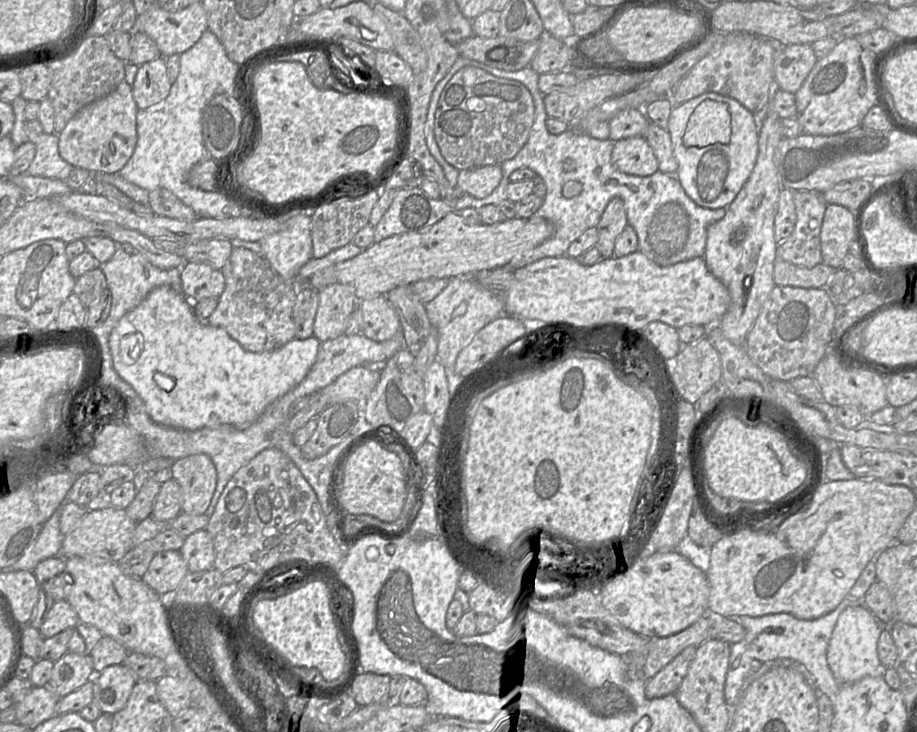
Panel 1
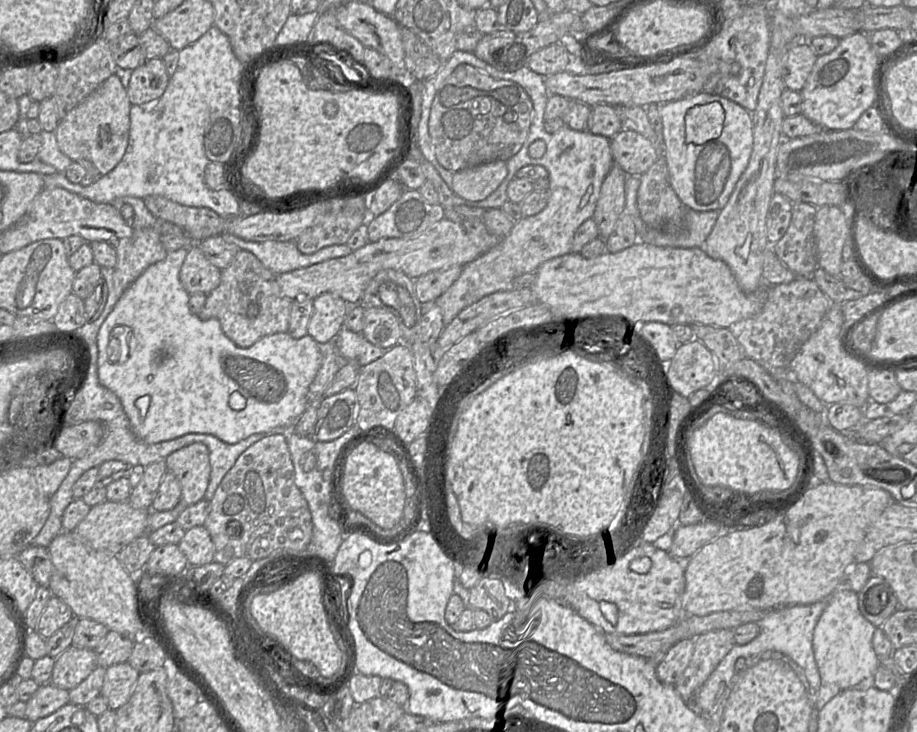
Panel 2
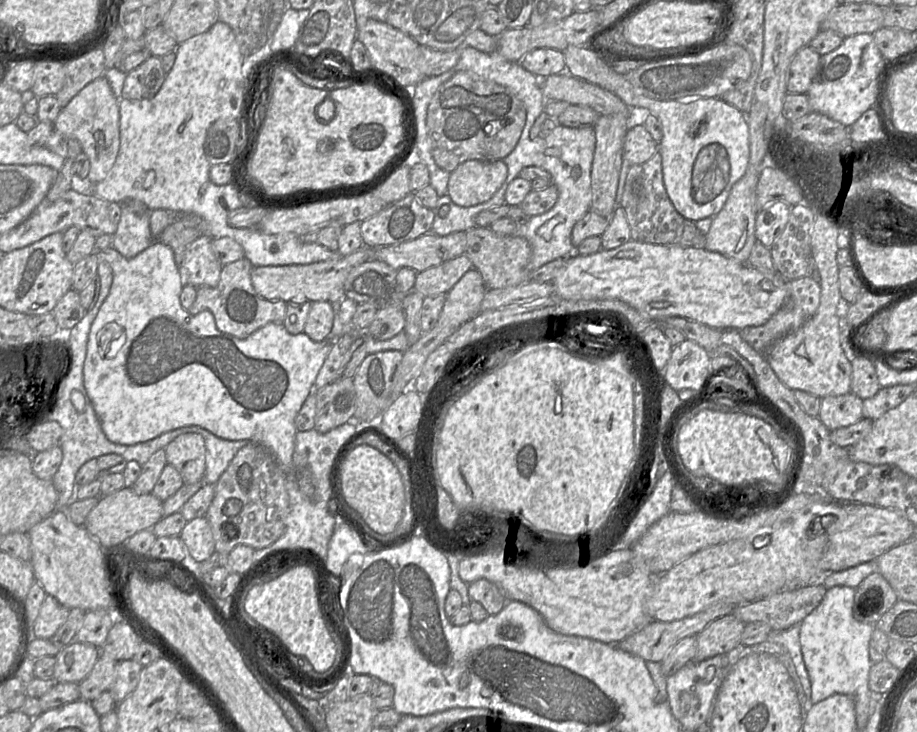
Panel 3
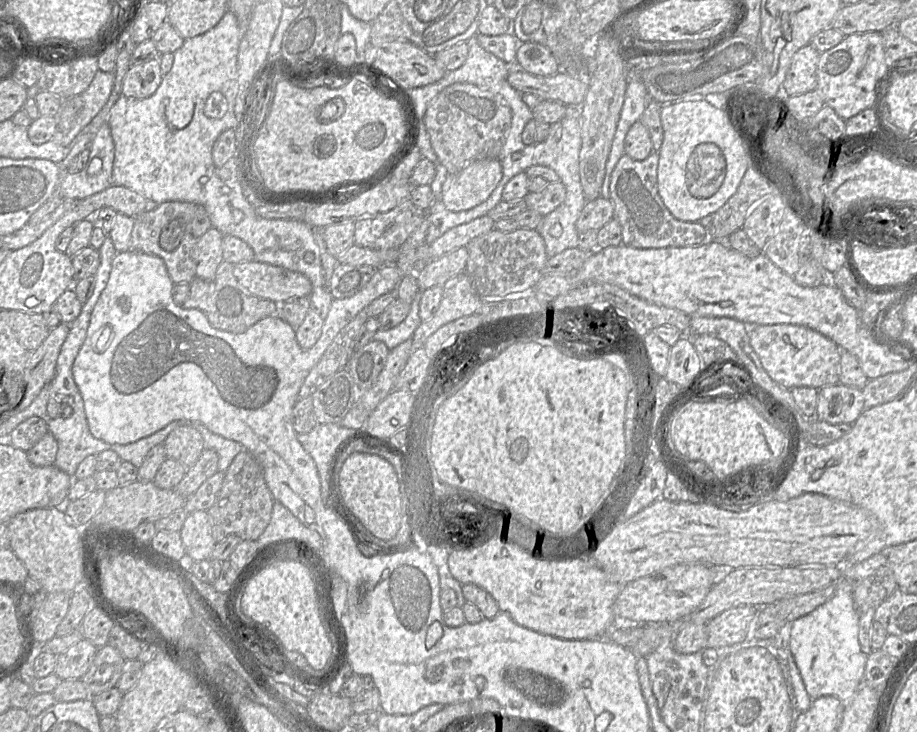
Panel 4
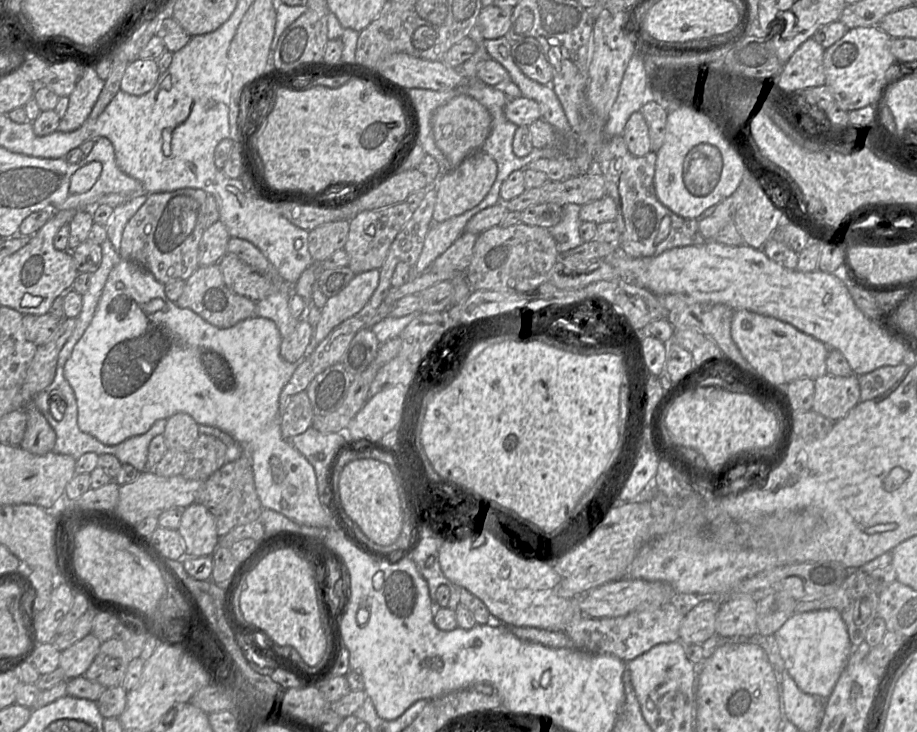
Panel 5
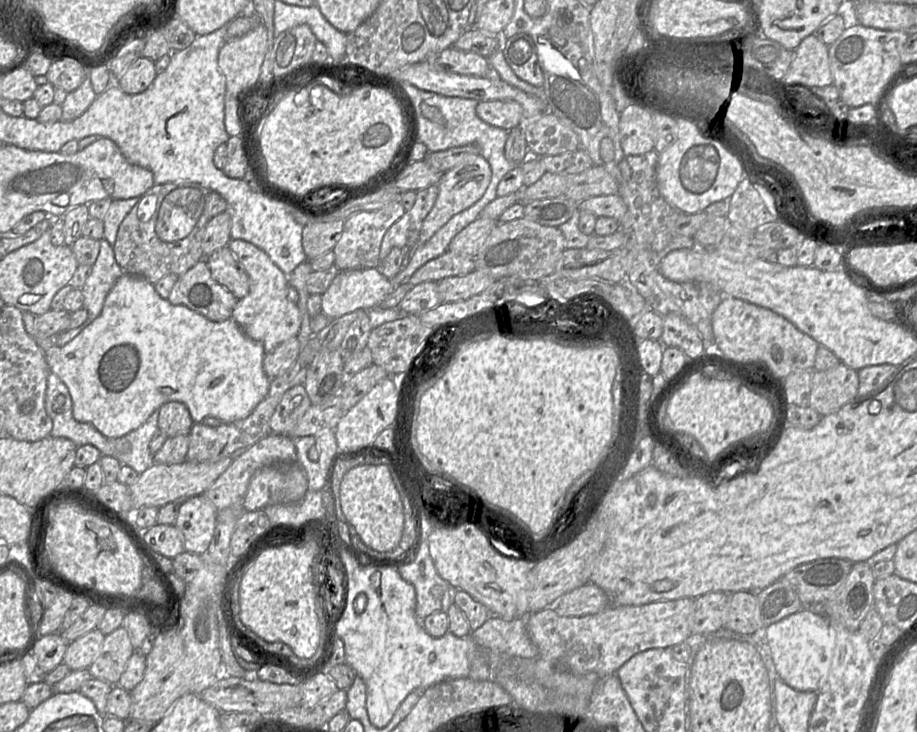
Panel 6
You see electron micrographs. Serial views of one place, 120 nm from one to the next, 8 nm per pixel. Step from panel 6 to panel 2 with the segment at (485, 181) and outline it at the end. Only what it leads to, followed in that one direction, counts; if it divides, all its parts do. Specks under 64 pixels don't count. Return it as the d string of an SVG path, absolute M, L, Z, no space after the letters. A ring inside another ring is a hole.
M496 160L453 173L453 193L468 201L481 201L500 186L508 170L506 161Z

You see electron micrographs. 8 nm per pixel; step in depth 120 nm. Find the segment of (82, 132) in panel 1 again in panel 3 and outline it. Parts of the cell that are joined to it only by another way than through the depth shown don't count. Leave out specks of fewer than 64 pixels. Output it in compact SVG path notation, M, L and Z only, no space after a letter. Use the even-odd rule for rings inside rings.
M105 76L88 83L70 102L61 108L53 123L54 129L67 139L76 139L90 161L87 180L91 184L103 181L115 163L120 147L119 100L114 96Z

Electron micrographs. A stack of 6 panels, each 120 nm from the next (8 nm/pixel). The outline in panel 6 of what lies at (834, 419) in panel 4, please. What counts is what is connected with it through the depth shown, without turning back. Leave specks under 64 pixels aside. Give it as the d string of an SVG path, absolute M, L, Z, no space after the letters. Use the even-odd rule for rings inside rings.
M843 363L836 367L812 371L809 406L821 416L838 412L858 394L858 371Z

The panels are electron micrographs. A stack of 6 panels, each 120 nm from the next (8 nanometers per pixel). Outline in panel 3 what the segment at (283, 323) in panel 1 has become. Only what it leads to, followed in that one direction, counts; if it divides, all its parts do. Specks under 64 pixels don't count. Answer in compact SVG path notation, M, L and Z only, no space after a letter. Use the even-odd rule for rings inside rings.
M242 258L222 267L219 283L215 287L197 288L196 299L187 310L195 315L209 310L219 331L236 338L244 339L270 322L282 323L286 316L287 303L283 300L267 300L254 289L251 281L253 266L247 258Z

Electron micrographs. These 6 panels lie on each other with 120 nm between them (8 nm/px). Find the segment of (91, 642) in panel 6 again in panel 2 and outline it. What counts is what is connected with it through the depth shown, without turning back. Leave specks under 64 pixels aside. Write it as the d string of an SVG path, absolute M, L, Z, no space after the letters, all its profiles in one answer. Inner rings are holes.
M71 645L56 659L50 683L71 690L97 667L94 650Z

